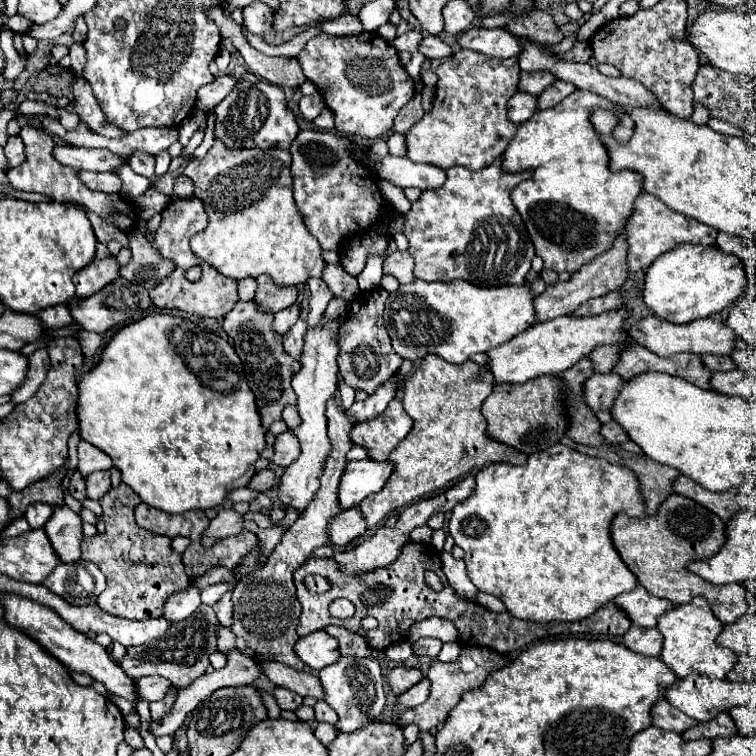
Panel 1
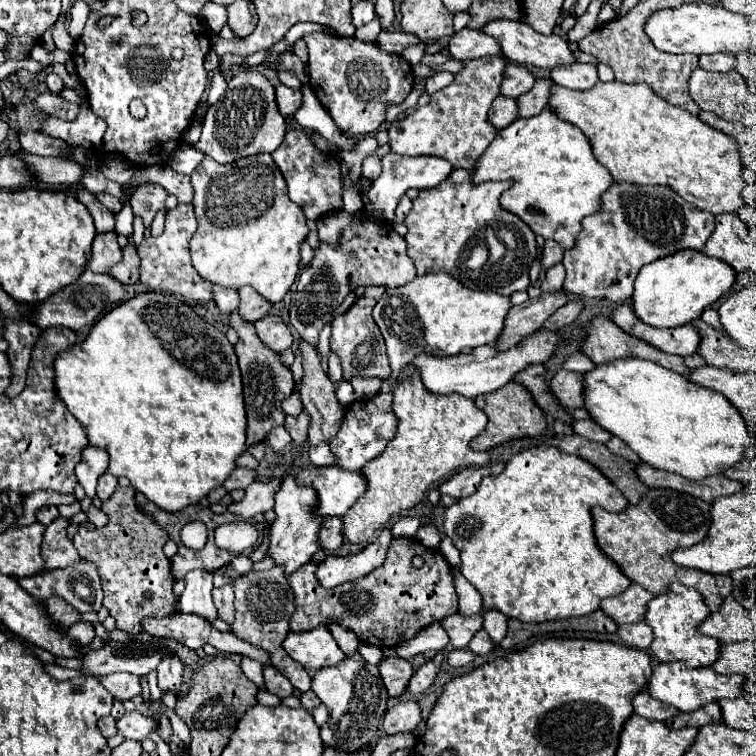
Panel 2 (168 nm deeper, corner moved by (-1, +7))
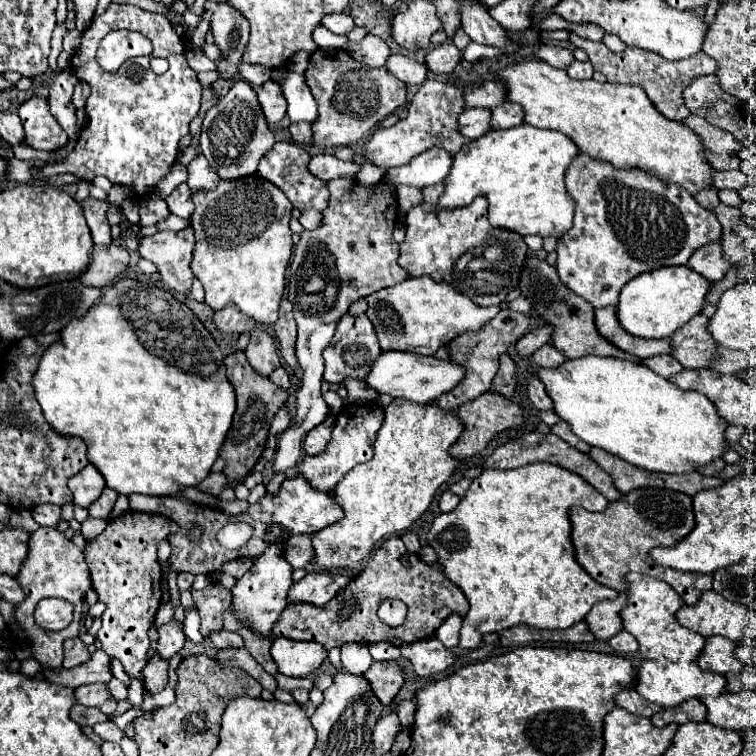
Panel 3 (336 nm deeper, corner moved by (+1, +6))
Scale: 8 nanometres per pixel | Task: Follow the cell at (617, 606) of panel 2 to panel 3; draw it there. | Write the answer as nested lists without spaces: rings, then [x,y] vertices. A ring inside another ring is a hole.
[[[623,592],[615,600],[597,602],[593,610],[587,614],[585,622],[589,626],[589,632],[597,640],[609,640],[623,628],[619,626],[619,606],[623,606]]]

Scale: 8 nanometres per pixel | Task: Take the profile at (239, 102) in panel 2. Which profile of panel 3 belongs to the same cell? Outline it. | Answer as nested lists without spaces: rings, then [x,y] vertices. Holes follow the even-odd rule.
[[[243,80],[235,82],[223,96],[223,100],[219,100],[219,104],[215,104],[205,114],[201,132],[201,152],[221,180],[241,180],[245,176],[253,176],[257,172],[261,156],[271,150],[273,144],[275,136],[267,128],[263,112],[259,110],[257,96]]]

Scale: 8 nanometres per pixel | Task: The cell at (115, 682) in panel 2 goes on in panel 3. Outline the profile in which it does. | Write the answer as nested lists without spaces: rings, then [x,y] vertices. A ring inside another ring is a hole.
[[[87,684],[87,686],[75,688],[75,700],[83,706],[97,706],[99,708],[109,698],[111,698],[111,694],[107,692],[107,684]]]

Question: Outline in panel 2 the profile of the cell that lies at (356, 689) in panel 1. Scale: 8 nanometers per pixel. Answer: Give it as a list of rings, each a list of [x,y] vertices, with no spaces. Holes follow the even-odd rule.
[[[347,657],[335,667],[317,669],[311,681],[311,689],[329,709],[329,721],[321,727],[321,739],[325,747],[341,751],[357,751],[371,743],[379,723],[387,711],[387,689],[379,675],[379,665],[369,665],[363,659]]]

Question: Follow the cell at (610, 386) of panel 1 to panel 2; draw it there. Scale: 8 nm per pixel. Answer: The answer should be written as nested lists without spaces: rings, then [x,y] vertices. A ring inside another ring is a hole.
[[[557,371],[553,379],[549,381],[555,397],[561,401],[561,405],[569,409],[585,407],[585,373],[575,371]]]

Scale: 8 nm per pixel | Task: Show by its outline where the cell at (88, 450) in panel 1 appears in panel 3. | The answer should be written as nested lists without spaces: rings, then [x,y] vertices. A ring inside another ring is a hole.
[[[89,464],[83,472],[79,472],[75,478],[69,478],[69,490],[73,492],[73,504],[87,508],[93,504],[105,488],[105,482],[101,474]]]

